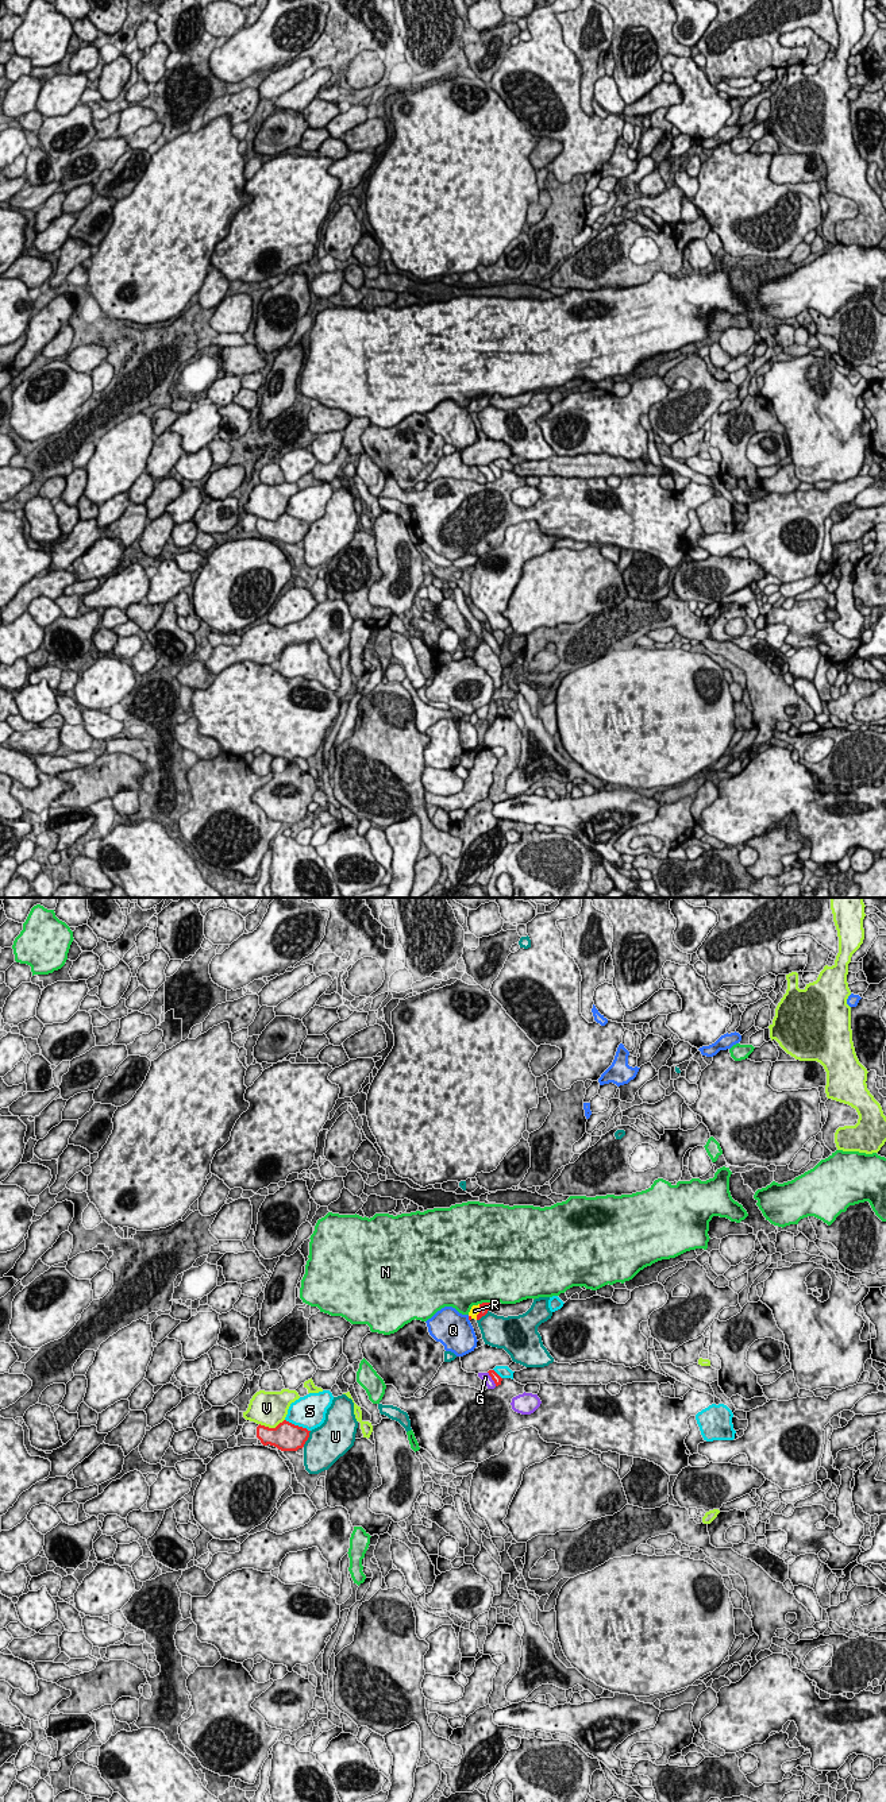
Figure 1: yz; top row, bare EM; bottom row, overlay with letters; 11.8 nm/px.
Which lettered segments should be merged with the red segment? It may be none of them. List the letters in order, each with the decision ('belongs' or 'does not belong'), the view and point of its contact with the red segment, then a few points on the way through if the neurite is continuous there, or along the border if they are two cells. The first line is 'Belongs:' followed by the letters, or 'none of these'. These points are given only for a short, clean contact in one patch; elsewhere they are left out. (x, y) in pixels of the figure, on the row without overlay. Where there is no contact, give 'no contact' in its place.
Belongs: R
G: does not belong; contact yz (492, 471)
N: does not belong; contact yz (485, 396)
Q: does not belong; contact yz (469, 412)
R: belongs; contact yz (480, 405)
S: does not belong; contact yz (297, 519)
U: does not belong; contact yz (307, 532)
V: does not belong; contact yz (272, 521)

